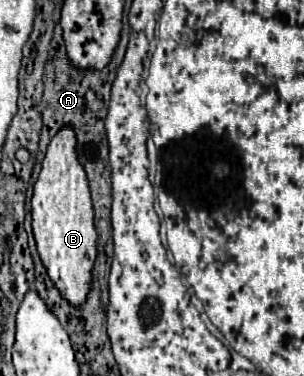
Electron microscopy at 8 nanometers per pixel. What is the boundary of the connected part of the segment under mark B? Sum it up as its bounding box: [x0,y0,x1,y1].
[31,128,97,308]

